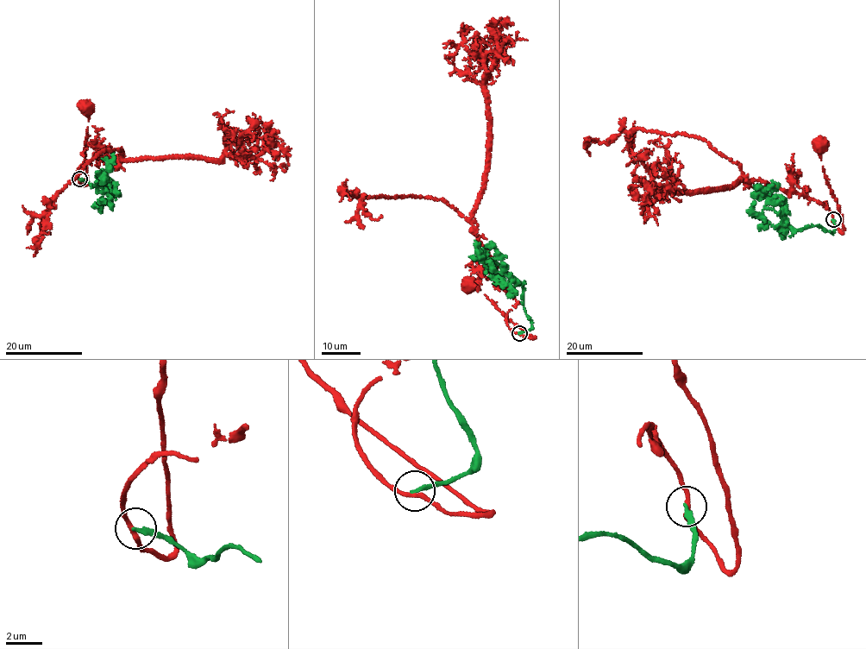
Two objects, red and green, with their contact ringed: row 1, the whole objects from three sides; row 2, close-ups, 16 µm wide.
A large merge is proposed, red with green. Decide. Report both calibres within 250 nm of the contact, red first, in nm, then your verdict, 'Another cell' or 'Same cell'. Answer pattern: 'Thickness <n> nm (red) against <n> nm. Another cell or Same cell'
Thickness 240 nm (red) against 240 nm. Another cell

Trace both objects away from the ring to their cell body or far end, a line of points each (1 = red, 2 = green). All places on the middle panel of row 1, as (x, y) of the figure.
1: (518, 333), (535, 338), (503, 315), (472, 282), (468, 283)
2: (518, 333), (530, 328), (531, 324), (523, 306), (523, 286), (506, 275), (493, 276), (483, 262), (485, 251)

